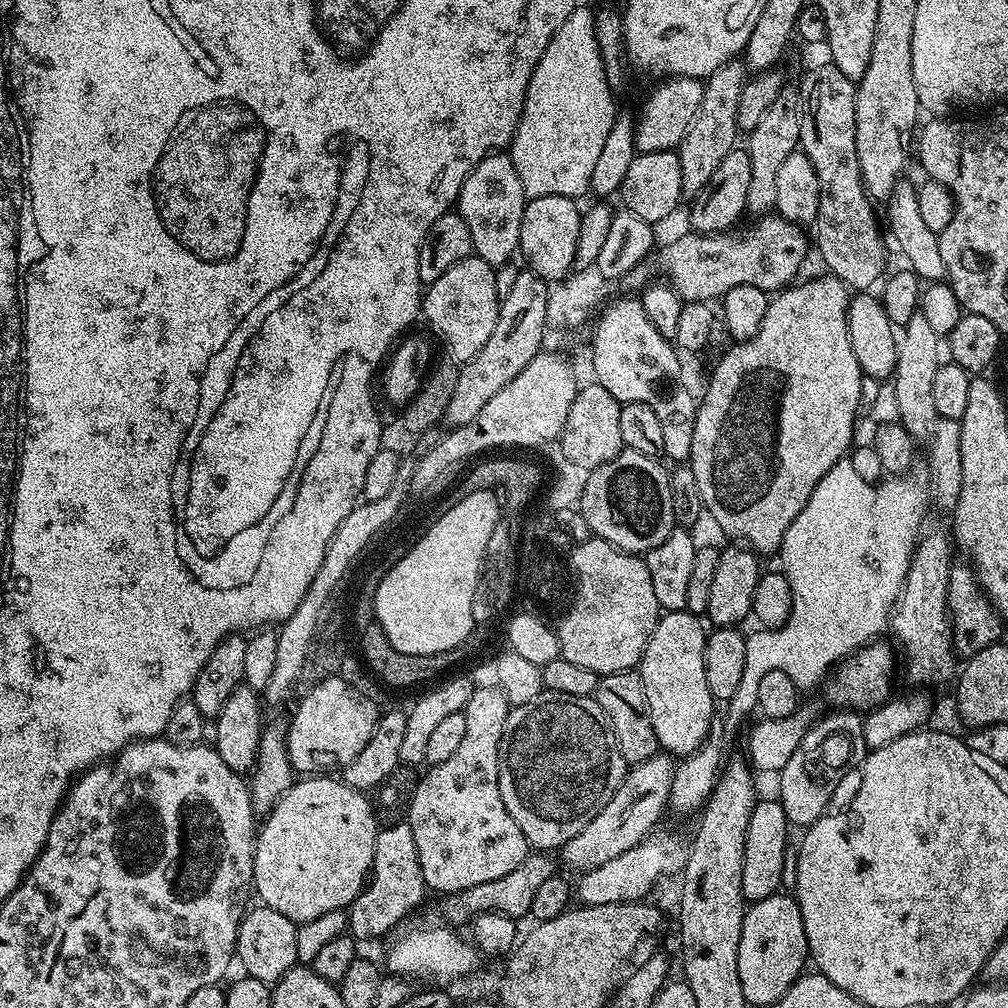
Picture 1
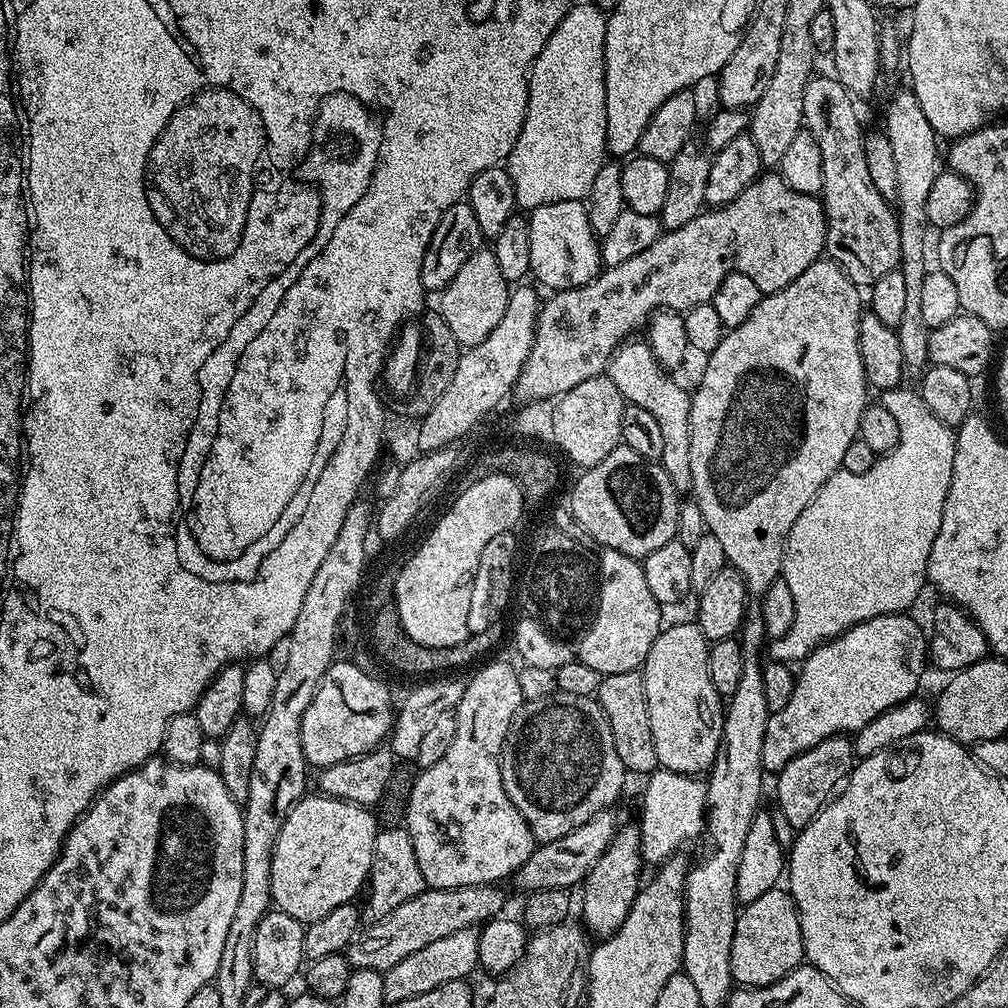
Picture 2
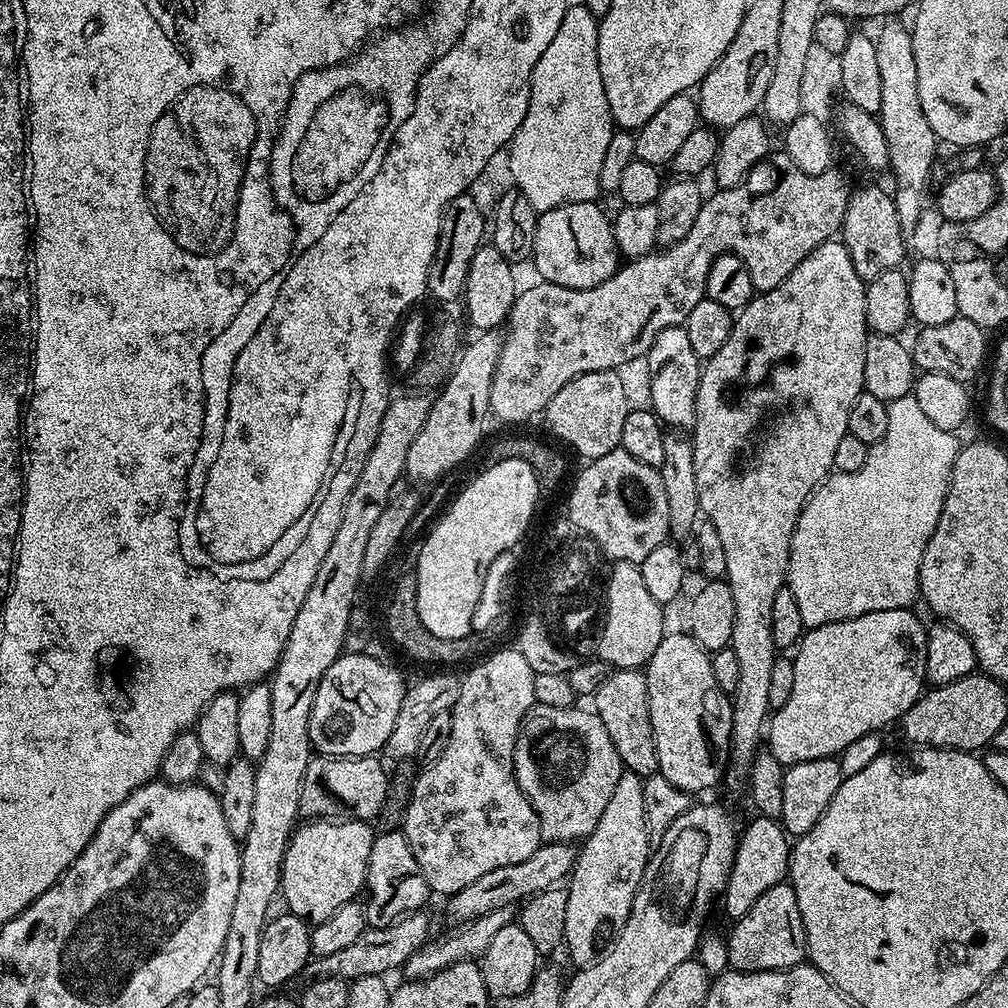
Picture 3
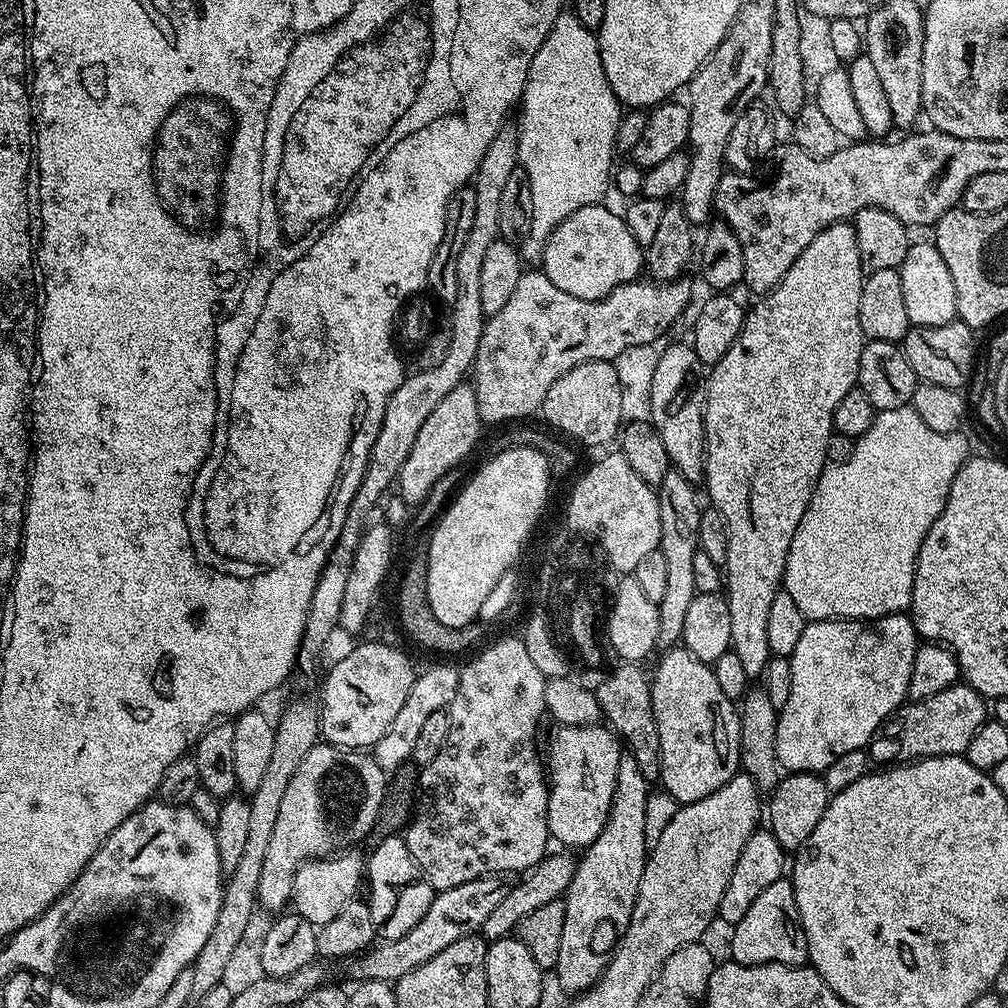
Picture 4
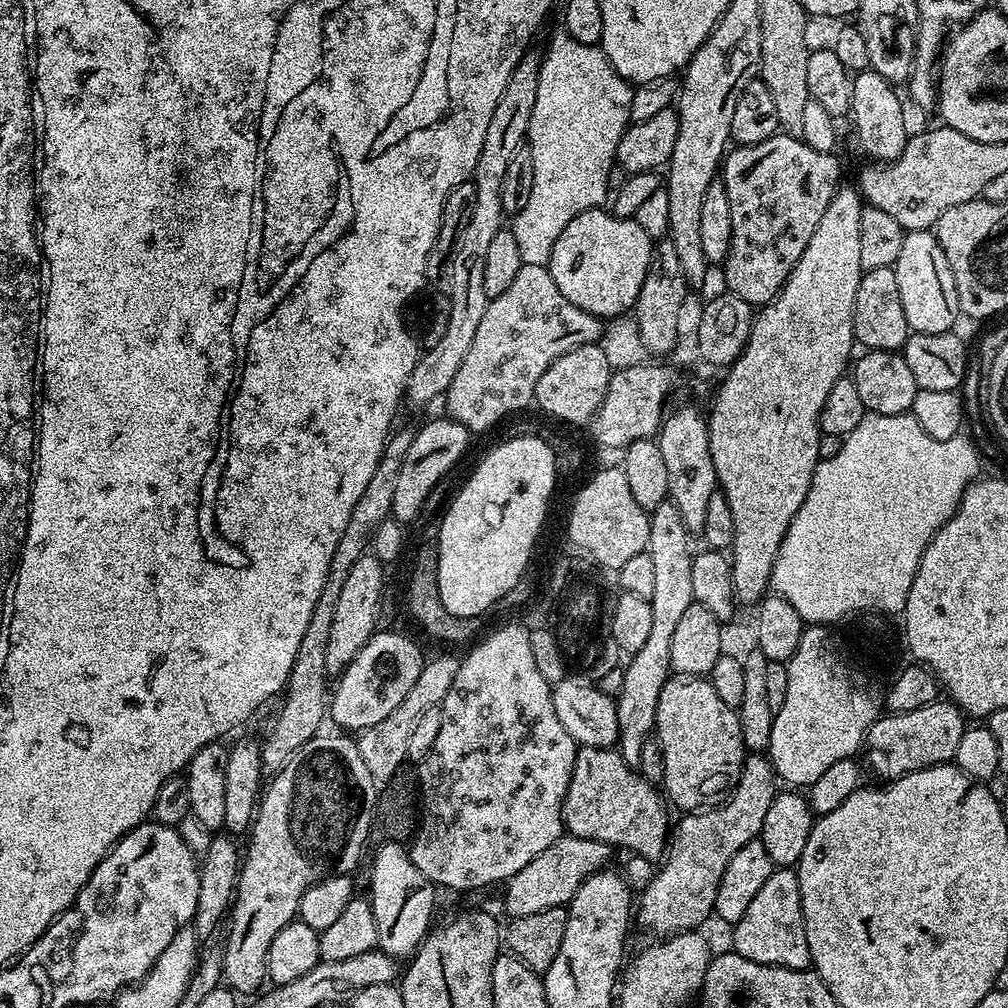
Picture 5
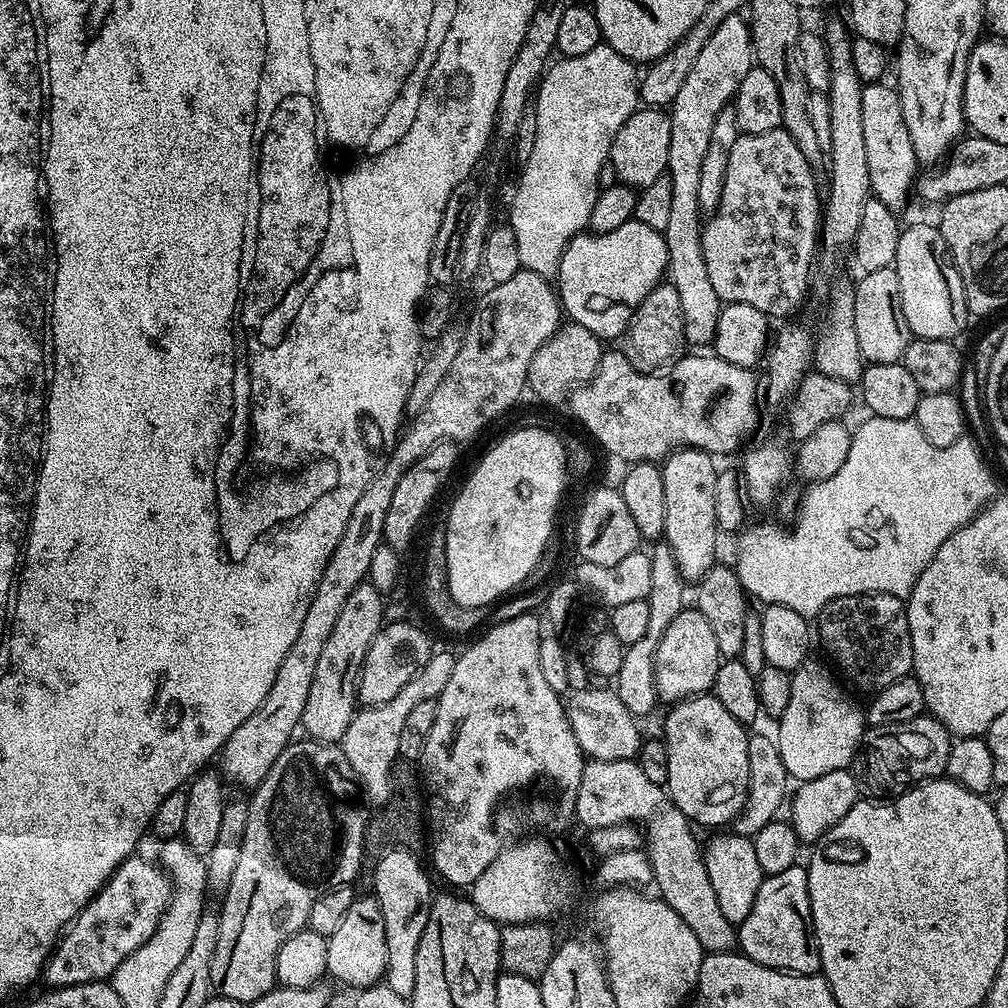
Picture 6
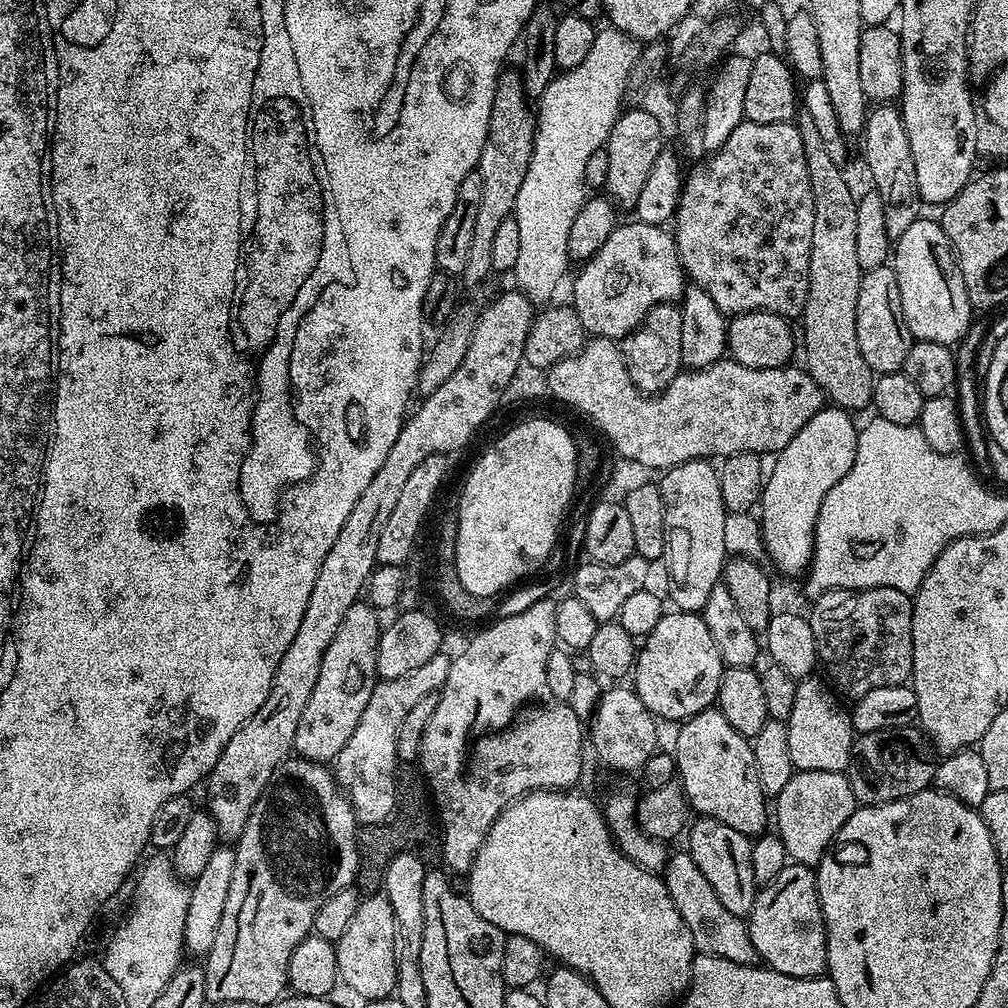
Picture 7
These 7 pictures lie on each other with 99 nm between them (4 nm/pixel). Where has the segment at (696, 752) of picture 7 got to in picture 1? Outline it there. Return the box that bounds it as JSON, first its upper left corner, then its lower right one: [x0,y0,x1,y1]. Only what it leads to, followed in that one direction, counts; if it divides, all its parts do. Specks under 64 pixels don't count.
[638,610,712,758]

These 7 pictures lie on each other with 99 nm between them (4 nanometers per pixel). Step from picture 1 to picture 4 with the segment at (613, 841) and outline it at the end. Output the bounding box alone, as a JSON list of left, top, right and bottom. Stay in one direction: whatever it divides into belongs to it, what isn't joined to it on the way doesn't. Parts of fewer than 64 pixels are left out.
[356,872,517,982]

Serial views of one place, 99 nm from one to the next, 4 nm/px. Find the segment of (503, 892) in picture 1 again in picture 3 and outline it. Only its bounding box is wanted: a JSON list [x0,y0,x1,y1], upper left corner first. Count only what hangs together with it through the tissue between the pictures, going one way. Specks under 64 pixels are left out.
[303,911,429,981]

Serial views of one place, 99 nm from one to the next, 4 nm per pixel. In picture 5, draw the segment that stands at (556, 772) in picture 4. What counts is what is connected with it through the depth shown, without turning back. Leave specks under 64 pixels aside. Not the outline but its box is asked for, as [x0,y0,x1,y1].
[564,746,670,862]

